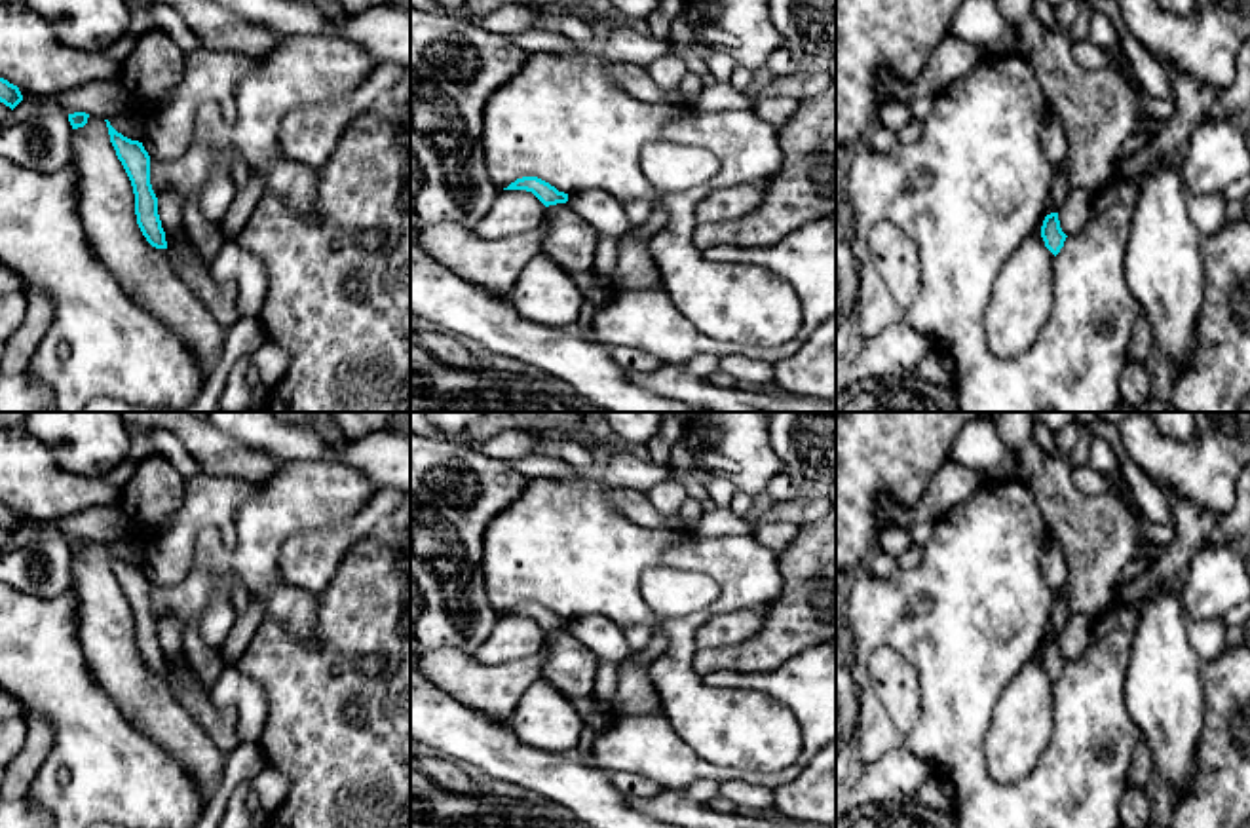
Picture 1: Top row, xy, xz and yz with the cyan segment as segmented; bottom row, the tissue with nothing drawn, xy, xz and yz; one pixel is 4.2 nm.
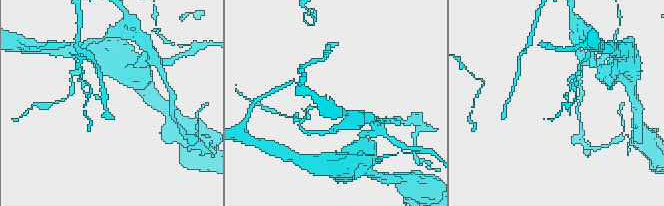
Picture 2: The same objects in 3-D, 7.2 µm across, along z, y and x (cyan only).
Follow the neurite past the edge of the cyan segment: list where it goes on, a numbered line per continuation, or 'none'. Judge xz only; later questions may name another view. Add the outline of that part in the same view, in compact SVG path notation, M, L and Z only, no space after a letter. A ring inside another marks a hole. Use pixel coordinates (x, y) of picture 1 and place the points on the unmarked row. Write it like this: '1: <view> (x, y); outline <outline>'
none

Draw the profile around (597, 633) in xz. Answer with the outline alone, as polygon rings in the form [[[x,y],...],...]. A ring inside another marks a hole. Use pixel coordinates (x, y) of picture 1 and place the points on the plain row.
[[[602,615],[572,619],[568,621],[566,630],[593,649],[600,661],[621,665],[636,653],[636,649],[625,640],[623,630]]]

